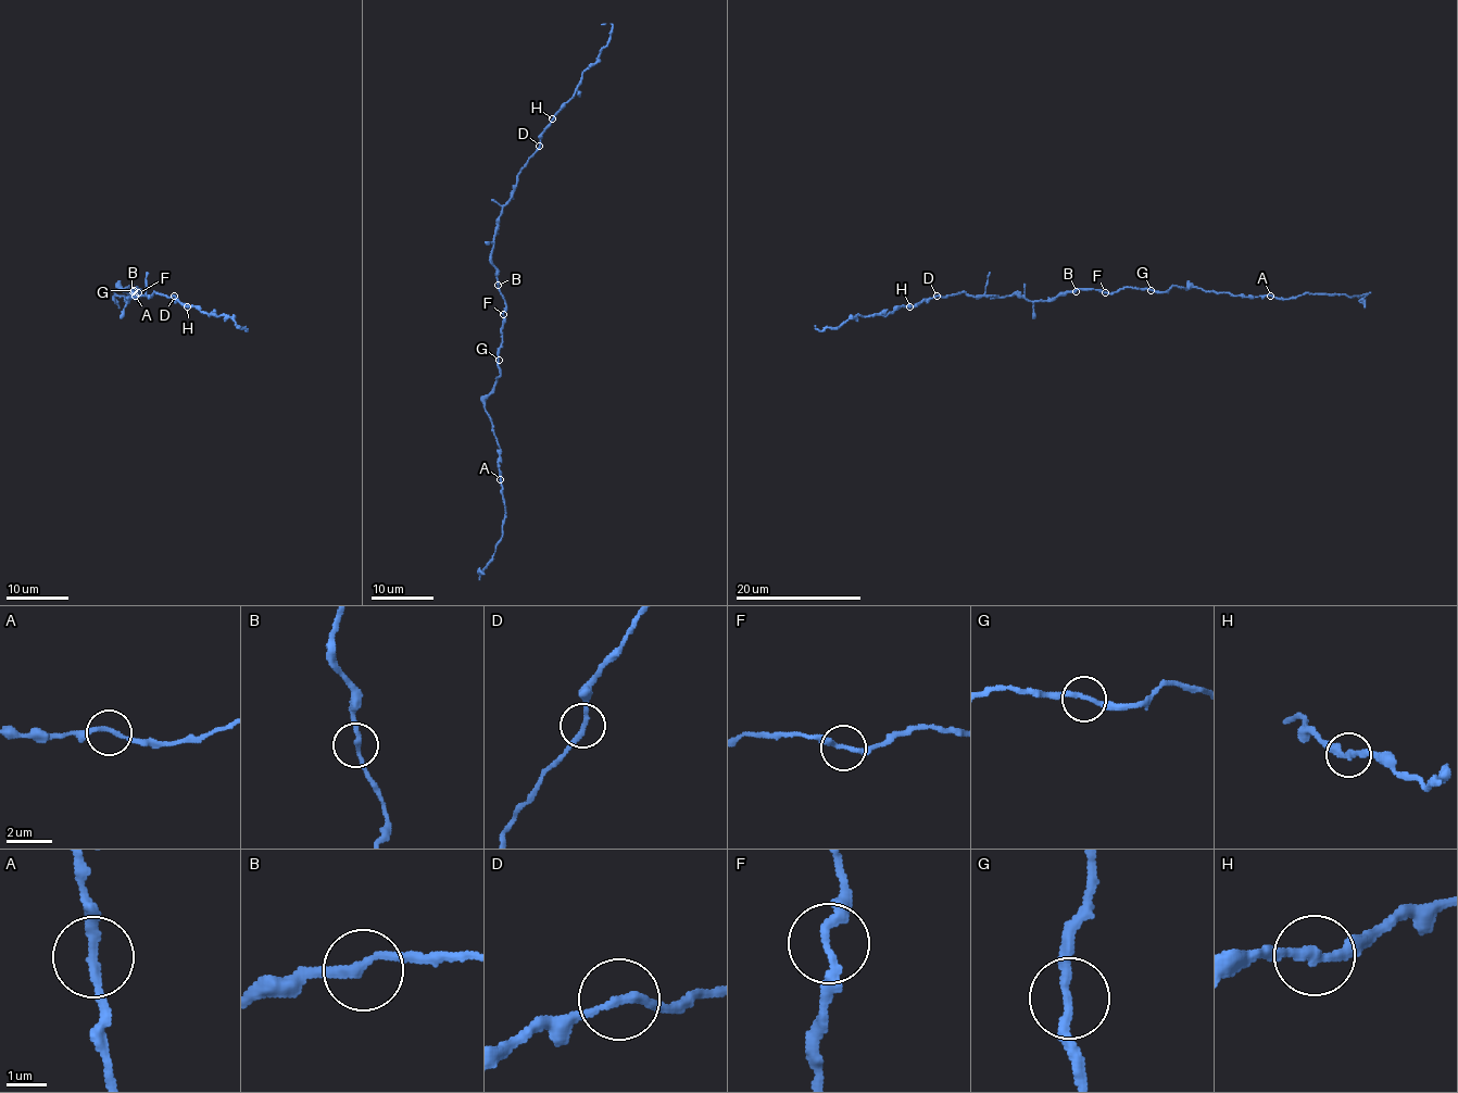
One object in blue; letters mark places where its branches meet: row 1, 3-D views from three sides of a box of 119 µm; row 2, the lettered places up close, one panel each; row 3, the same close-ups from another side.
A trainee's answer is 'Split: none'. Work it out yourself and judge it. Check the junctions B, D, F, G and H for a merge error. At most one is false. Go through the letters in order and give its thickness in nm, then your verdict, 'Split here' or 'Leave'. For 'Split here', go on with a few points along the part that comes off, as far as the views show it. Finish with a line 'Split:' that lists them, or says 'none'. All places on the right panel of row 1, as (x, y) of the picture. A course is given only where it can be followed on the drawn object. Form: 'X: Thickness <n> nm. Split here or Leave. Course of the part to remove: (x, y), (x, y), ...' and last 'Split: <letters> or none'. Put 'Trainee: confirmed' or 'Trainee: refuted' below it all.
B: Thickness 220 nm. Leave
D: Thickness 200 nm. Leave
F: Thickness 220 nm. Leave
G: Thickness 200 nm. Split here. Course of the part to remove: (1151, 289), (1167, 291), (1182, 286), (1235, 296), (1289, 299), (1310, 292), (1360, 296), (1364, 309)
H: Thickness 220 nm. Leave
Split: G
Trainee: refuted

